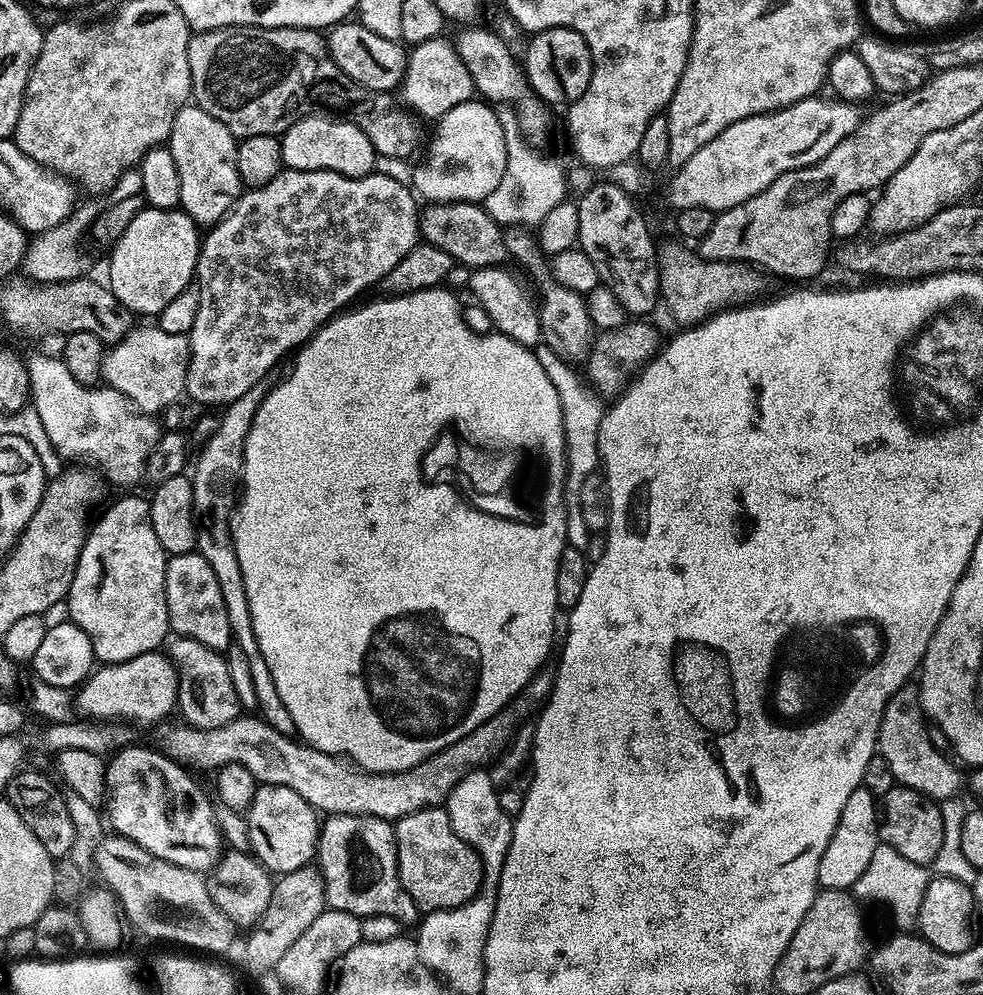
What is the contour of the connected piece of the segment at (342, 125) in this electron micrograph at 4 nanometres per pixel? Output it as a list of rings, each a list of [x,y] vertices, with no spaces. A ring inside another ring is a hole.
[[[324,114],[302,118],[282,133],[280,145],[284,168],[303,172],[337,172],[350,178],[370,176],[376,171],[377,154],[370,138],[366,138],[358,126],[343,118],[329,118]]]

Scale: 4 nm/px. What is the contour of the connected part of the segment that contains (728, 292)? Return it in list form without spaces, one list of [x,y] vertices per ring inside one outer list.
[[[661,243],[658,248],[662,304],[680,326],[702,324],[717,312],[748,306],[763,297],[766,276],[761,269],[739,260],[706,260],[699,251],[680,244]]]

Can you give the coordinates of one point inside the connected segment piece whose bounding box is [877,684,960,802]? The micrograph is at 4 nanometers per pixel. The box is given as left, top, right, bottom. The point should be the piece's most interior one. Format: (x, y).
(904, 741)

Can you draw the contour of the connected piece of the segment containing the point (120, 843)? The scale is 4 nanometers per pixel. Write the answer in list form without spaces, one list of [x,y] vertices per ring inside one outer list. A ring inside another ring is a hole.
[[[119,834],[105,835],[95,854],[95,871],[105,880],[107,887],[116,897],[127,923],[132,924],[144,936],[152,940],[173,940],[176,944],[185,944],[185,949],[205,948],[208,952],[224,952],[238,935],[237,929],[214,906],[214,898],[210,898],[205,877],[199,872],[191,872],[182,866],[174,866],[154,854],[150,854],[142,846]]]

